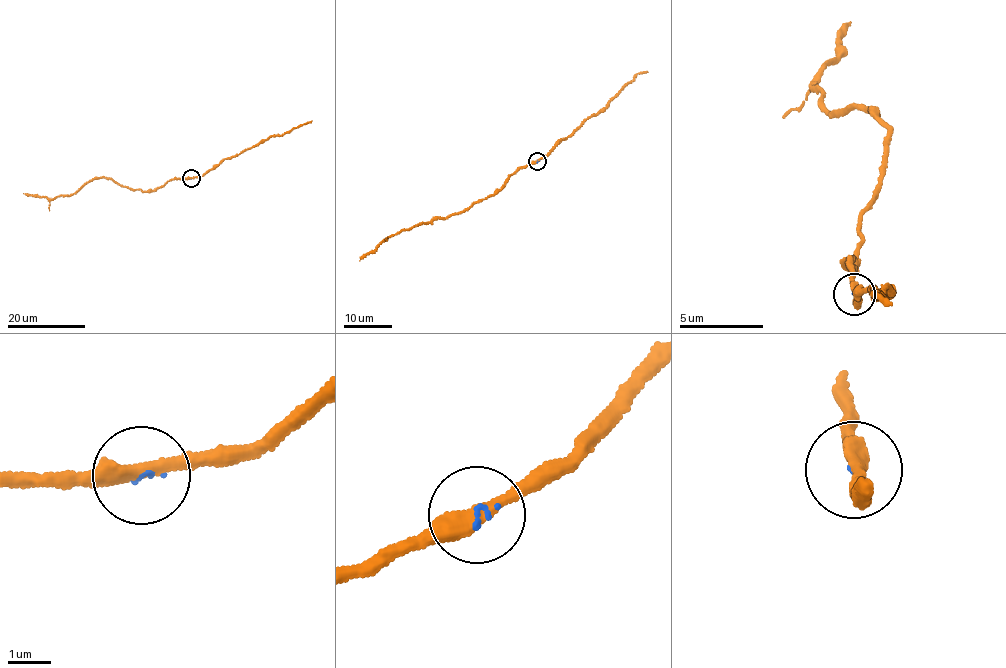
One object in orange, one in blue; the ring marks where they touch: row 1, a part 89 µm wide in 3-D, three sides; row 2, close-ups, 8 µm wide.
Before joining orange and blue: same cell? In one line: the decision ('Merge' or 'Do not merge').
Merge

